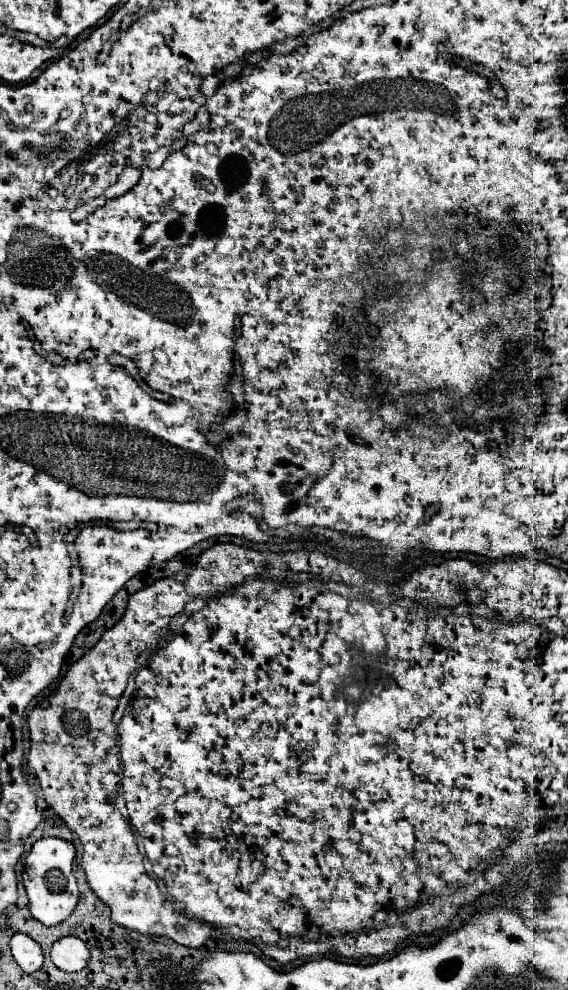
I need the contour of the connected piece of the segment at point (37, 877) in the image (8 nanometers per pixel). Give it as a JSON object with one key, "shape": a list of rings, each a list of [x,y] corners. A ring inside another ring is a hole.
{"shape":[[[44,837],[32,845],[32,851],[26,857],[26,869],[22,879],[26,895],[30,899],[30,913],[42,925],[62,923],[66,917],[72,915],[78,905],[78,887],[76,877],[72,875],[74,855],[76,851],[70,841],[64,841],[60,837]]]}

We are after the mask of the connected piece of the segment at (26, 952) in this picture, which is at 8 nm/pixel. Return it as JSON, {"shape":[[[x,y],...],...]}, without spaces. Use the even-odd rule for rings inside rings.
{"shape":[[[14,933],[12,941],[10,941],[10,949],[12,949],[16,963],[22,967],[24,973],[34,973],[44,963],[44,955],[42,955],[40,945],[32,937],[28,937],[26,933]]]}

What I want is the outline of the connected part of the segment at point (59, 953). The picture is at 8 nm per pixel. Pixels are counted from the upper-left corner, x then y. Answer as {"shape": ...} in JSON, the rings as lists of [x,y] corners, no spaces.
{"shape":[[[62,937],[52,945],[52,963],[62,971],[80,971],[90,963],[90,951],[80,937]]]}

